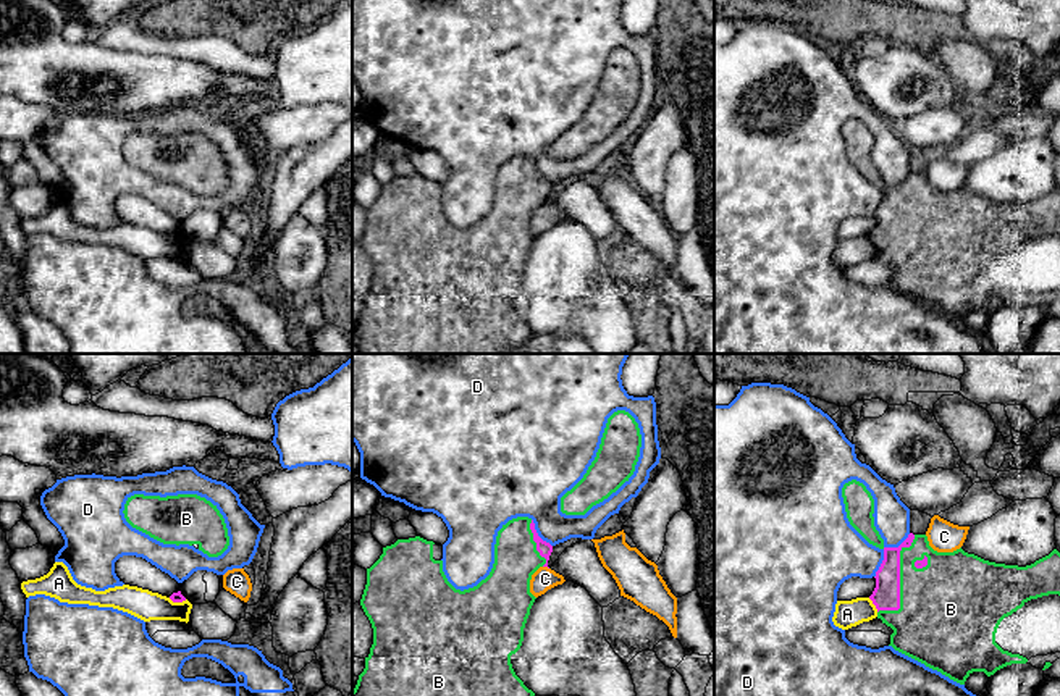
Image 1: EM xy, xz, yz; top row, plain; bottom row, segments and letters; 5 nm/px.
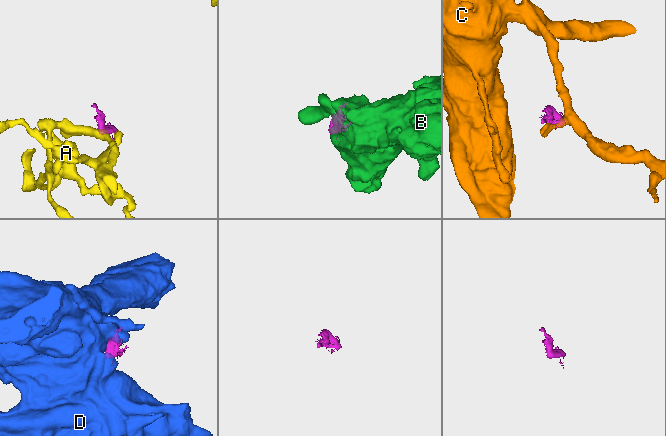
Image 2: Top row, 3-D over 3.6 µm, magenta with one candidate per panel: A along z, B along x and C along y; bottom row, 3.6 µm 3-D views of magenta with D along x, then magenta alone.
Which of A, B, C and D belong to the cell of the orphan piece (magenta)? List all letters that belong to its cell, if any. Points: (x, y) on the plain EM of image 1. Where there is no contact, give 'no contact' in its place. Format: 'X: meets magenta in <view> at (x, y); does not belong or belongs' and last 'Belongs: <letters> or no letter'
A: meets magenta in yz at (873, 241); does not belong
B: meets magenta in yz at (899, 218); belongs
C: meets magenta in xz at (546, 204); does not belong
D: meets magenta in yz at (884, 189); does not belong
Belongs: B

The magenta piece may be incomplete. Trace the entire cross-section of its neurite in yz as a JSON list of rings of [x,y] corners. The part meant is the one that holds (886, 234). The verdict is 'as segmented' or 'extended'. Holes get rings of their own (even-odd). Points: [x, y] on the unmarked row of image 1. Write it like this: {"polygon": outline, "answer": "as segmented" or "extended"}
{"polygon": [[[856,118],[843,123],[842,136],[850,163],[873,184],[884,189],[884,199],[876,210],[876,226],[869,237],[877,247],[877,257],[894,268],[890,283],[895,289],[965,323],[973,310],[987,315],[1012,302],[1026,302],[1020,292],[1003,289],[995,281],[1000,260],[1021,247],[1028,239],[1049,233],[1060,234],[1060,191],[1031,203],[1005,203],[984,199],[961,186],[953,191],[937,191],[926,173],[913,173],[898,186],[885,186],[874,165],[874,137]]], "answer": "extended"}

